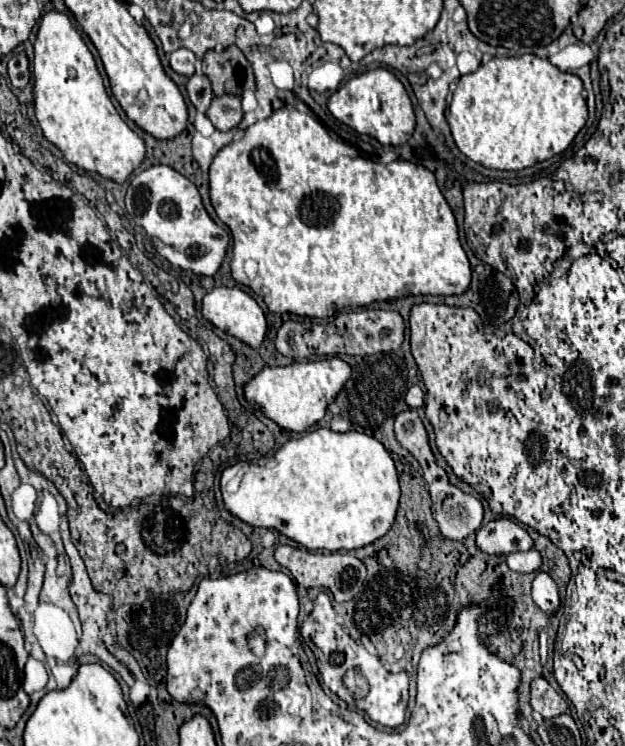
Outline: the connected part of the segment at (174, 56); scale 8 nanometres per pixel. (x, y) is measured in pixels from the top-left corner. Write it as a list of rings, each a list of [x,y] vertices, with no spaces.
[[[177,49],[169,55],[169,65],[175,73],[189,77],[195,71],[195,55],[189,49]]]

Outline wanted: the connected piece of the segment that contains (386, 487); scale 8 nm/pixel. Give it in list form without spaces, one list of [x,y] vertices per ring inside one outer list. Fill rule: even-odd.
[[[317,429],[287,441],[273,457],[259,459],[249,471],[241,471],[241,463],[225,469],[221,475],[221,493],[225,507],[253,527],[277,529],[311,551],[353,551],[371,545],[391,529],[399,506],[399,478],[391,455],[387,455],[383,443],[377,439],[357,431],[335,433],[331,429]],[[235,477],[239,479],[237,491],[227,491],[229,481]]]

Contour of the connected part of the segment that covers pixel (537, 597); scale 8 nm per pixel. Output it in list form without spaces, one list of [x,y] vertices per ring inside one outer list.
[[[537,571],[537,577],[533,581],[533,601],[543,611],[557,611],[561,605],[557,585],[547,571]]]

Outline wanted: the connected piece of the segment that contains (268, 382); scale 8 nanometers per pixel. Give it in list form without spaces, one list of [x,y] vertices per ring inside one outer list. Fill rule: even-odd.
[[[339,357],[293,363],[287,367],[265,367],[245,385],[245,397],[249,403],[257,403],[279,427],[293,433],[303,433],[325,417],[327,405],[335,401],[349,377],[351,367]]]

